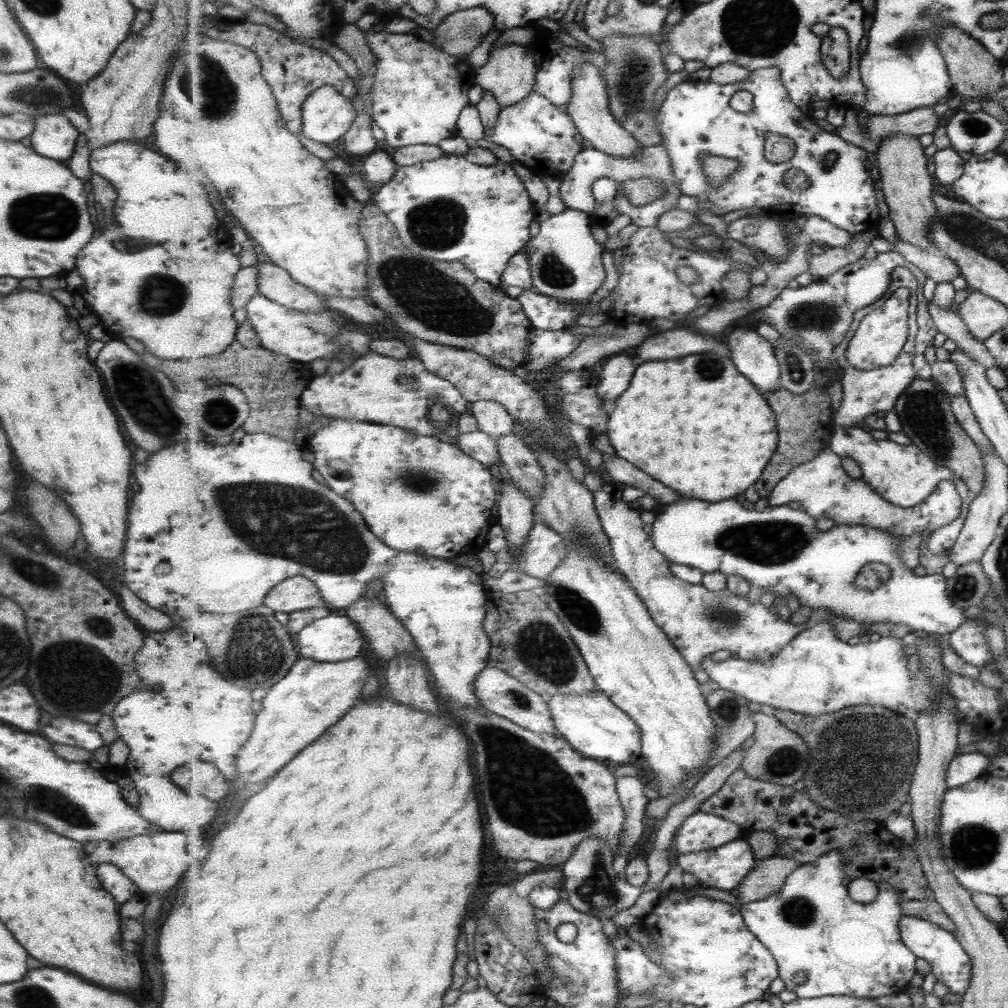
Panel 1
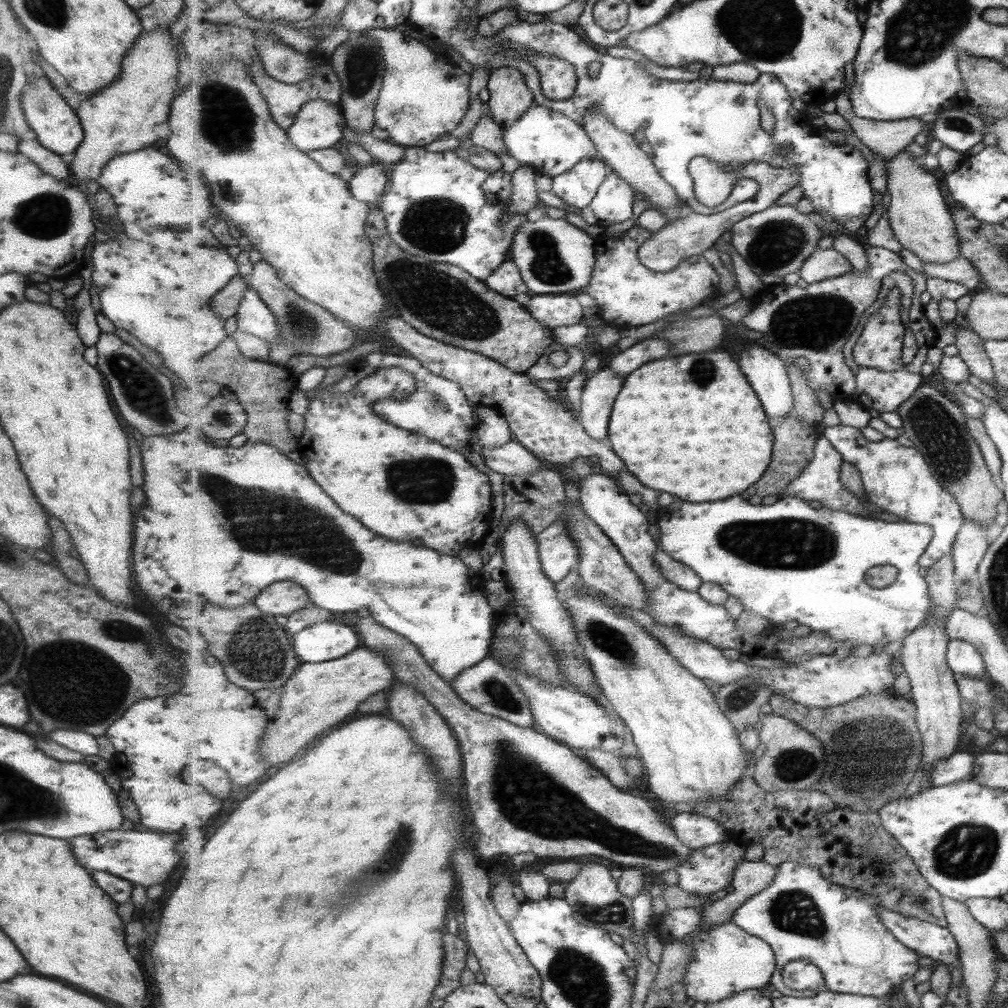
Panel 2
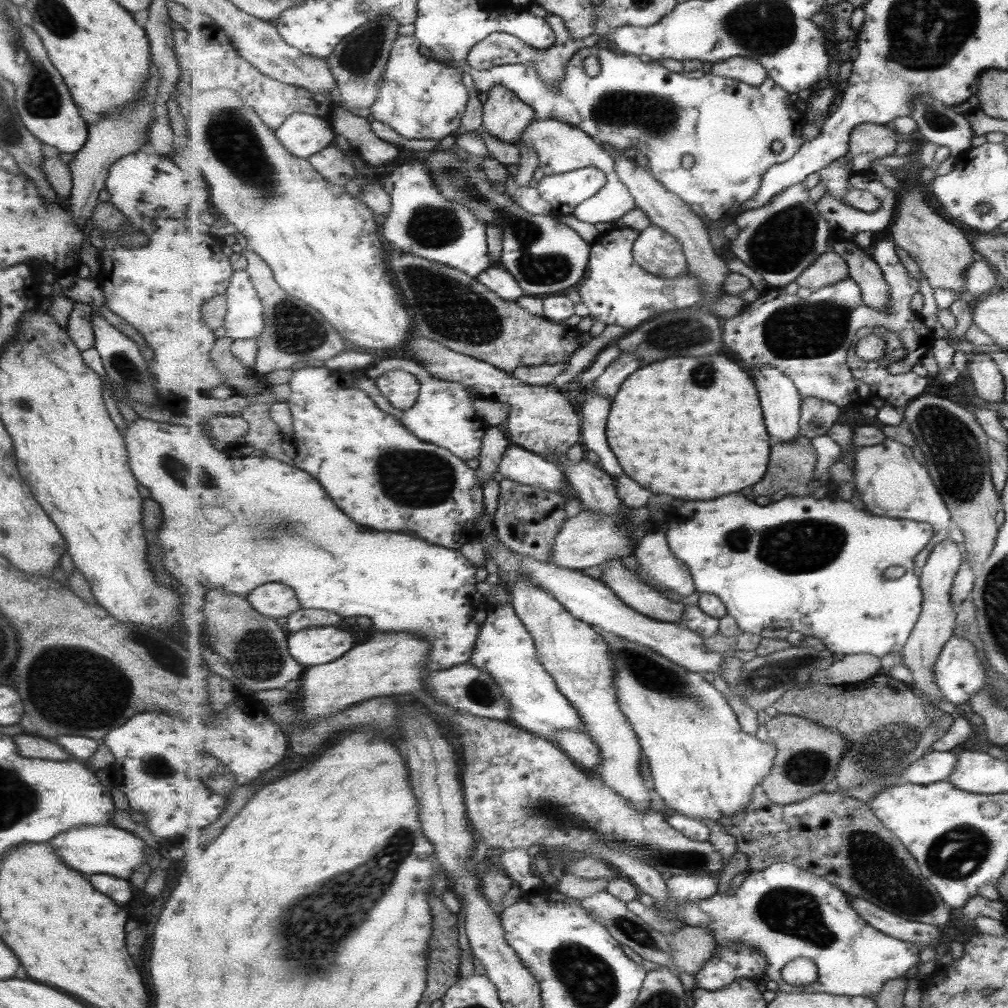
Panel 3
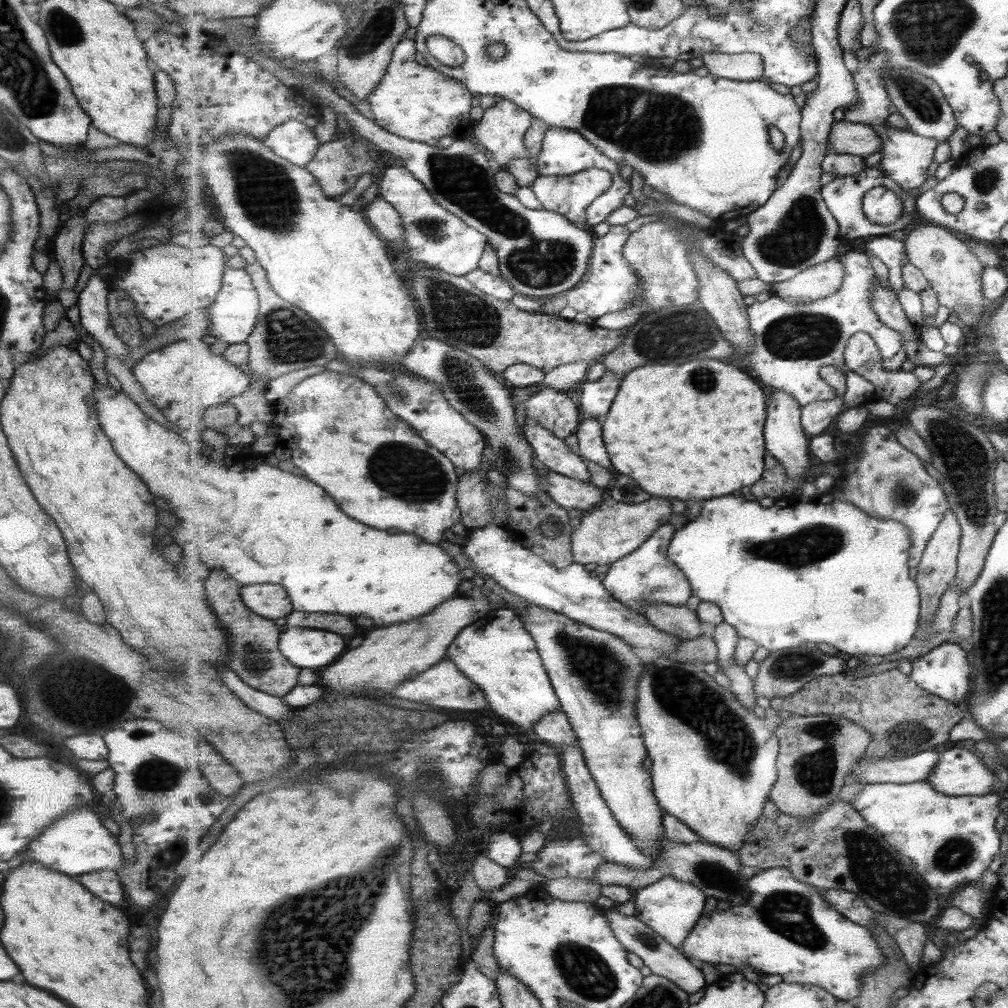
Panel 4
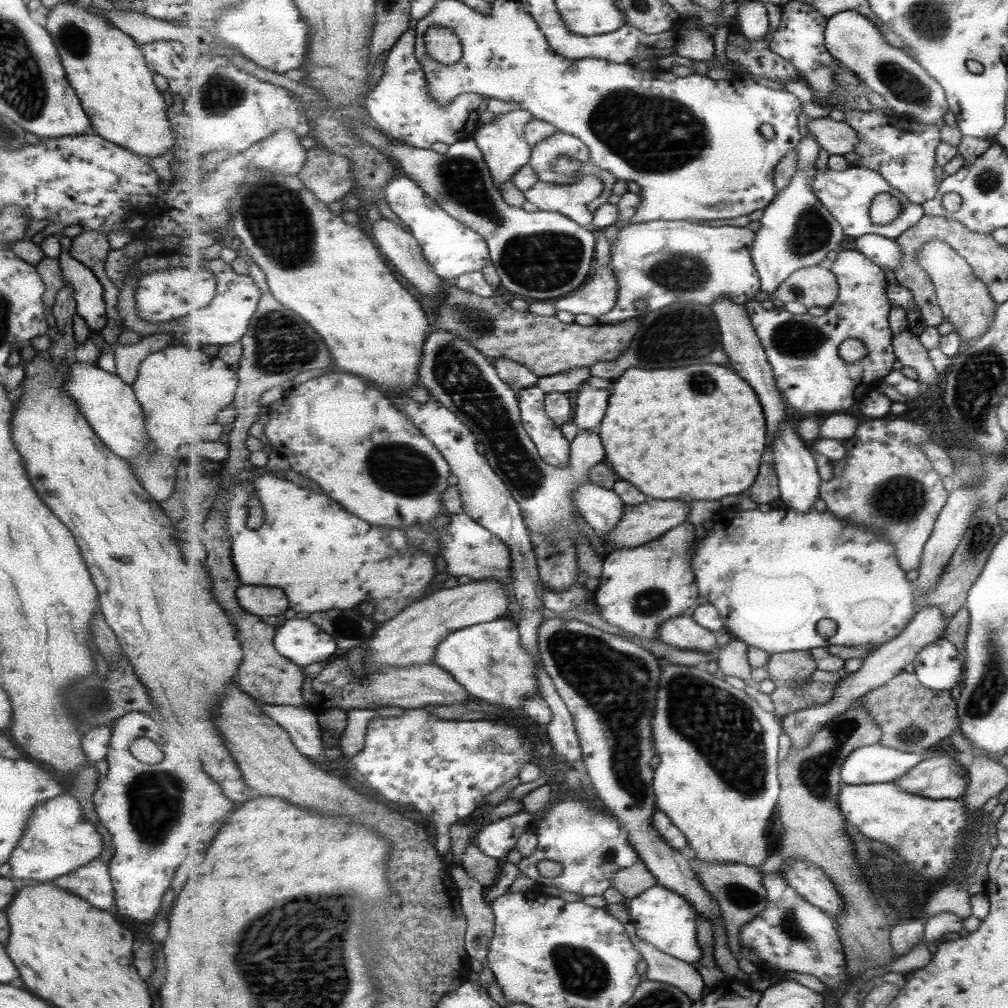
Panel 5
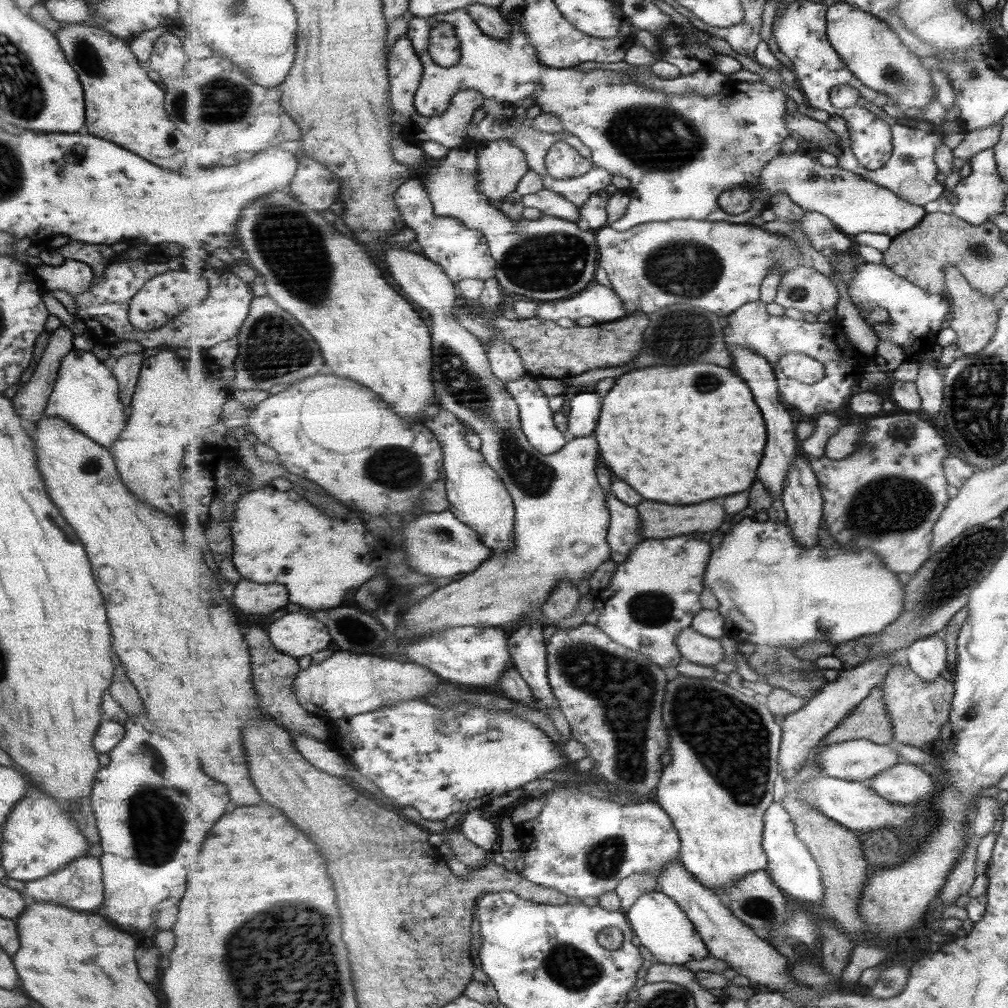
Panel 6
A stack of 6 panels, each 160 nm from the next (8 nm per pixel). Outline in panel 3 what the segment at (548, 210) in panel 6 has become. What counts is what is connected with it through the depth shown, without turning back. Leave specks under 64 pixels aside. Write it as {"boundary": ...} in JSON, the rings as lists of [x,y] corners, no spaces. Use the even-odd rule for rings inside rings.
{"boundary":[[[588,167],[544,177],[537,183],[539,194],[552,206],[553,216],[573,215],[575,209],[597,197],[607,184],[607,175],[599,168]]]}

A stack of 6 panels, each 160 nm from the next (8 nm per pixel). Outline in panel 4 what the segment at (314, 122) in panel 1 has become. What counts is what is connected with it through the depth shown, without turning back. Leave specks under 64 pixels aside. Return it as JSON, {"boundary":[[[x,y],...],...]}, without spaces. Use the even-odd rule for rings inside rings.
{"boundary":[[[289,120],[276,127],[263,142],[277,156],[302,167],[306,167],[313,160],[320,147],[313,128],[299,120]]]}

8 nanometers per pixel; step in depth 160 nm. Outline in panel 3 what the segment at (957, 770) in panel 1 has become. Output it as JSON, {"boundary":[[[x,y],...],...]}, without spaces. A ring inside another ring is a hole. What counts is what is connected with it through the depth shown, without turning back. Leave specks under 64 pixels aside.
{"boundary":[[[929,751],[904,772],[907,783],[933,784],[950,780],[957,756],[953,752]]]}

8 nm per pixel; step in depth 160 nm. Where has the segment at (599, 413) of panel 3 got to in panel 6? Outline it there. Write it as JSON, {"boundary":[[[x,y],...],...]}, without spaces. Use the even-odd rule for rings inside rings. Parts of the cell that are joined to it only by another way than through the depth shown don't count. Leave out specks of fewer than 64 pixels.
{"boundary":[[[390,241],[389,244],[384,246],[386,250],[383,251],[383,258],[385,258],[385,266],[387,266],[391,280],[397,283],[397,286],[399,286],[401,290],[407,294],[409,299],[411,299],[417,305],[422,306],[422,308],[425,308],[427,312],[431,312],[431,316],[433,316],[433,322],[435,322],[435,324],[432,325],[432,340],[434,340],[432,344],[435,356],[433,376],[435,376],[434,385],[436,388],[439,388],[439,390],[437,390],[437,392],[439,392],[439,400],[441,400],[443,408],[447,408],[449,412],[455,412],[455,416],[458,416],[460,421],[462,421],[473,433],[476,433],[481,438],[480,451],[484,454],[486,461],[504,480],[510,495],[513,497],[517,512],[515,517],[516,540],[514,540],[516,546],[514,546],[513,549],[502,550],[502,552],[498,552],[498,550],[493,551],[491,558],[487,562],[484,562],[479,569],[477,569],[479,572],[460,576],[459,578],[463,578],[463,580],[459,580],[459,582],[451,582],[449,586],[443,586],[443,588],[439,588],[437,592],[433,592],[433,594],[431,594],[429,598],[425,598],[423,602],[419,602],[419,604],[411,606],[411,608],[407,610],[407,614],[403,616],[404,624],[406,624],[406,629],[409,631],[409,637],[413,638],[417,638],[417,636],[413,635],[427,635],[427,633],[445,631],[447,628],[463,626],[479,628],[503,627],[510,622],[517,622],[516,624],[521,624],[522,620],[527,615],[542,610],[549,598],[553,596],[551,595],[551,591],[557,590],[557,588],[559,588],[559,584],[561,584],[563,580],[573,582],[573,584],[575,584],[575,588],[577,588],[577,585],[581,584],[581,580],[583,580],[583,578],[589,578],[588,575],[595,572],[595,570],[597,570],[597,568],[599,568],[599,566],[601,566],[605,560],[611,560],[612,550],[608,541],[611,513],[607,506],[607,494],[605,494],[605,490],[601,488],[601,484],[597,482],[597,460],[599,460],[599,446],[597,446],[597,440],[595,440],[593,436],[587,436],[587,438],[574,437],[570,438],[566,446],[561,448],[559,452],[547,455],[546,453],[544,454],[539,452],[539,449],[536,449],[530,443],[530,440],[527,438],[527,435],[522,429],[520,406],[514,399],[514,396],[508,391],[506,382],[503,382],[503,380],[494,374],[491,366],[490,354],[488,353],[486,345],[479,340],[478,336],[475,336],[474,333],[469,332],[469,330],[467,330],[467,328],[465,328],[458,321],[456,316],[453,315],[453,310],[456,310],[455,306],[458,306],[461,301],[459,298],[457,298],[457,288],[455,288],[454,280],[450,279],[450,276],[443,270],[443,267],[440,264],[429,260],[429,258],[427,258],[422,252],[417,253],[406,249],[400,249],[404,245],[406,244],[394,243]],[[575,542],[585,542],[587,546],[591,546],[591,552],[587,552],[587,554],[585,554],[585,558],[581,558],[579,554],[575,554],[575,552],[570,551],[571,548],[575,546]]]}

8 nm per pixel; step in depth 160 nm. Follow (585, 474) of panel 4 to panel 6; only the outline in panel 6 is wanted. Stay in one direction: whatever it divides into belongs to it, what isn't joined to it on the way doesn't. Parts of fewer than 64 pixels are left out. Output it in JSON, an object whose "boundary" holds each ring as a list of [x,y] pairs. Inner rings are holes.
{"boundary":[[[527,374],[527,377],[512,380],[506,385],[520,406],[522,429],[530,443],[539,452],[555,454],[566,446],[570,437],[555,424],[550,397],[539,388],[537,379]]]}

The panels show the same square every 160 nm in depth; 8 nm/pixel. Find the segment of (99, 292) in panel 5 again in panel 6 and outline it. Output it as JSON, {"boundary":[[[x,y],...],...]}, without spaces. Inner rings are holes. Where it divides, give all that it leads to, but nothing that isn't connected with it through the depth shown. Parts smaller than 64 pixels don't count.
{"boundary":[[[64,260],[59,266],[34,265],[33,271],[45,291],[63,290],[69,296],[76,296],[92,285],[92,270],[77,260]]]}

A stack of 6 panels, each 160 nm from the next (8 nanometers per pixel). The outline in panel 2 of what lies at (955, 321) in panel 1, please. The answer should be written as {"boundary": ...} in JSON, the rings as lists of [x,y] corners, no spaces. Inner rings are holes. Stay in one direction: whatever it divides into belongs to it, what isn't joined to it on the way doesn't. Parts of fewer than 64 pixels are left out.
{"boundary":[[[962,326],[955,327],[958,330],[954,344],[959,350],[958,355],[969,365],[971,374],[979,381],[995,385],[992,366],[982,347],[983,340],[979,338],[979,334],[971,328],[969,330],[969,328]]]}

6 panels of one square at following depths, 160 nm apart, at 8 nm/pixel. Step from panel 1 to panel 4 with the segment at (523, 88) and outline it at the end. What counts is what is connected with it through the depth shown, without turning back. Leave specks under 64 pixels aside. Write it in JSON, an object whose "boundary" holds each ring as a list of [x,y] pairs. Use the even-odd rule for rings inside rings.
{"boundary":[[[497,99],[494,106],[487,108],[482,121],[476,126],[474,136],[491,153],[496,169],[508,171],[509,162],[515,158],[531,158],[526,145],[526,134],[530,131],[534,117],[511,100]]]}

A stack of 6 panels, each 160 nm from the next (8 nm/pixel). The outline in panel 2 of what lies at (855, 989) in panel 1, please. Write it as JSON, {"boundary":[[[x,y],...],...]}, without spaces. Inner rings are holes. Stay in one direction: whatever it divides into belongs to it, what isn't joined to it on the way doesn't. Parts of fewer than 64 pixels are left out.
{"boundary":[[[787,861],[778,865],[776,879],[765,890],[748,898],[735,911],[731,921],[772,946],[777,963],[775,977],[770,984],[785,996],[805,998],[820,992],[817,989],[795,990],[784,983],[782,974],[786,964],[794,960],[808,960],[823,971],[827,989],[833,992],[887,998],[892,990],[917,974],[920,956],[914,949],[904,945],[891,929],[888,930],[876,909],[880,905],[879,897],[840,885],[828,879],[819,867]]]}

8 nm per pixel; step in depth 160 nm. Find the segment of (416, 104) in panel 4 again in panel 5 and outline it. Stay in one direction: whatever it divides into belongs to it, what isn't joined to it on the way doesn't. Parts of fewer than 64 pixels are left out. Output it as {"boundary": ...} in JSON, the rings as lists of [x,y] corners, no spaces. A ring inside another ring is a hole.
{"boundary":[[[410,28],[401,35],[401,38],[391,48],[383,68],[384,73],[376,84],[376,87],[369,92],[367,97],[367,110],[370,117],[379,126],[382,132],[395,139],[397,142],[409,143],[419,148],[429,149],[435,142],[444,142],[451,146],[456,142],[473,139],[474,134],[479,130],[479,115],[477,108],[483,104],[485,96],[477,93],[465,93],[457,96],[449,108],[441,109],[434,101],[430,100],[427,94],[428,80],[426,72],[416,56],[416,29]]]}

